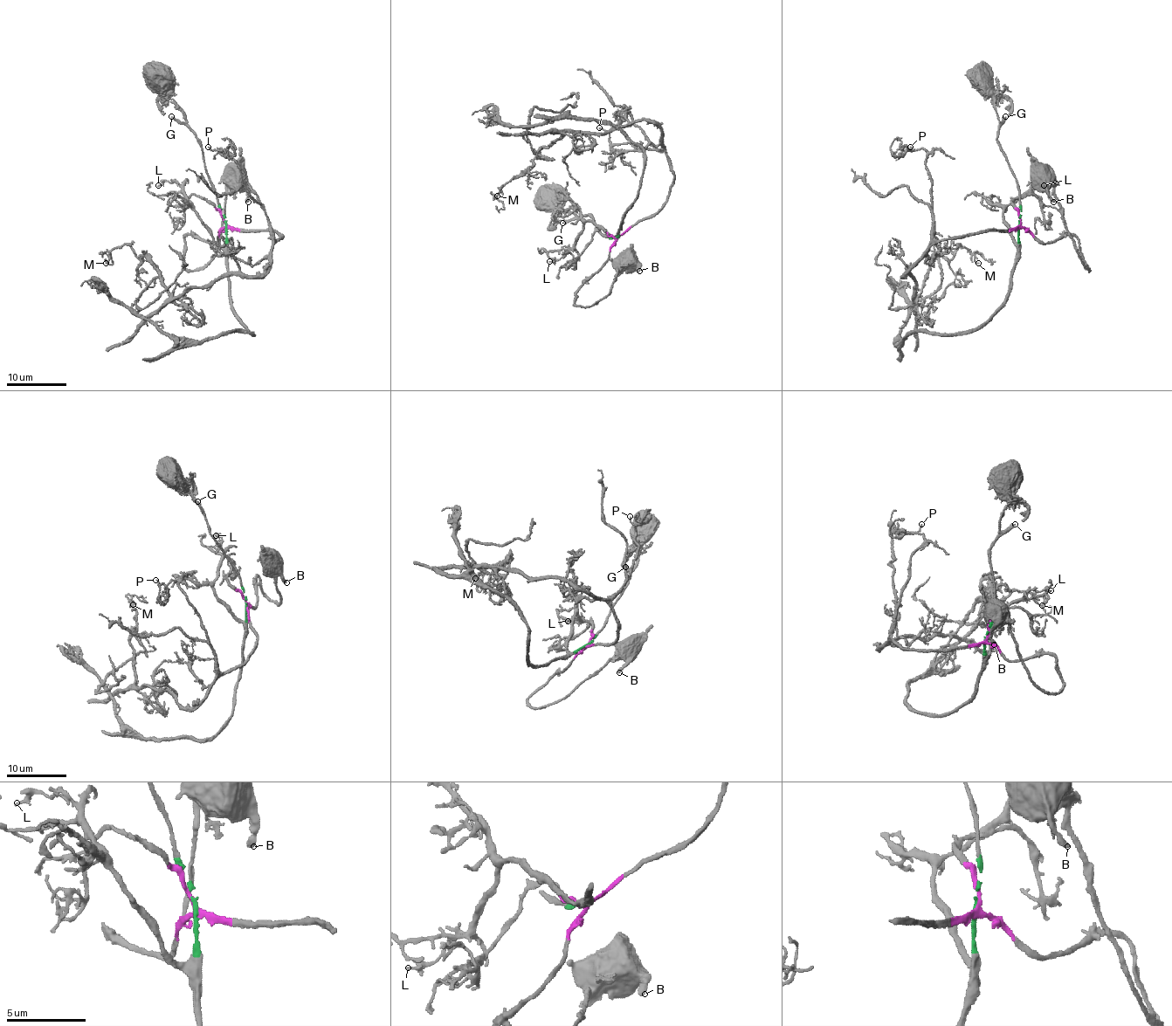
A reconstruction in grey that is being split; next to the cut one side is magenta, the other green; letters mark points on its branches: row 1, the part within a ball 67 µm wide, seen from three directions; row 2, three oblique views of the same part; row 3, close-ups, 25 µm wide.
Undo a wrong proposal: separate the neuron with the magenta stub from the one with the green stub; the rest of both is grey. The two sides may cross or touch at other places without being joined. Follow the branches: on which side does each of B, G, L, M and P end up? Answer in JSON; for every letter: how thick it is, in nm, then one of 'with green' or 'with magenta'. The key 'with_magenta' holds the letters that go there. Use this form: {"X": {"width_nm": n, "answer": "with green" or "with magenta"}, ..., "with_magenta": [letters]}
{"B": {"width_nm": 400, "answer": "with magenta"}, "G": {"width_nm": 200, "answer": "with green"}, "L": {"width_nm": 240, "answer": "with green"}, "M": {"width_nm": 130, "answer": "with magenta"}, "P": {"width_nm": 140, "answer": "with magenta"}, "with_magenta": ["B", "M", "P"]}

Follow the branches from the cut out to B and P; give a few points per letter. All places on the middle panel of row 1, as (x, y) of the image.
B: (617, 237), (606, 263), (575, 301), (593, 306), (609, 292), (618, 271), (633, 265), (639, 271)
P: (617, 237), (651, 217), (662, 207), (674, 176), (671, 160), (664, 151), (612, 143), (609, 133), (598, 127)

